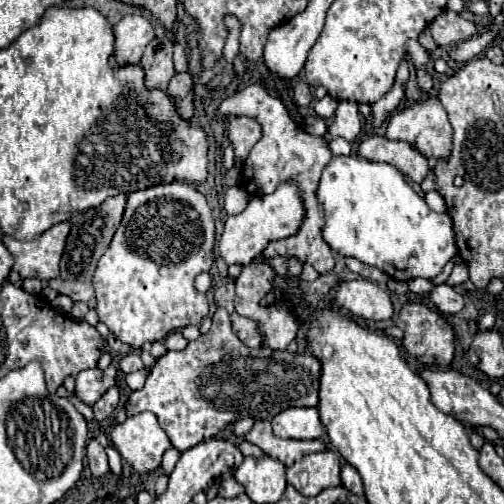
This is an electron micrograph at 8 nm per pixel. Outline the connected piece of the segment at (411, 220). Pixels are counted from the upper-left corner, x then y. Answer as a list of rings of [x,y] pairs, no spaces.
[[[335,156],[323,168],[315,194],[325,214],[321,234],[323,240],[331,246],[331,250],[345,258],[353,256],[369,266],[377,266],[395,280],[407,282],[417,276],[433,278],[457,254],[451,216],[447,212],[433,212],[425,204],[425,200],[405,182],[405,176],[391,164],[369,162],[359,156]]]

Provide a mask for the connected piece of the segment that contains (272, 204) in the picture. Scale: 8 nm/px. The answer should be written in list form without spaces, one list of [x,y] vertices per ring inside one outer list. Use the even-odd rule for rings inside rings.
[[[293,182],[281,184],[273,194],[253,196],[241,214],[227,218],[223,234],[219,238],[219,254],[227,264],[245,266],[253,258],[257,258],[263,252],[265,244],[269,244],[271,240],[293,236],[293,232],[297,232],[297,228],[301,226],[303,216],[305,216],[303,204],[301,204],[297,186]]]

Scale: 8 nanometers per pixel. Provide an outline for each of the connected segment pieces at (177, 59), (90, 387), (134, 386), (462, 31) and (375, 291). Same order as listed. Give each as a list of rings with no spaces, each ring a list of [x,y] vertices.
[[[176,43],[174,47],[173,62],[177,73],[187,71],[188,60],[186,57],[185,49],[178,43]]]
[[[112,364],[105,370],[91,368],[79,372],[75,376],[75,396],[83,400],[87,406],[93,406],[107,392],[107,388],[115,386],[115,380],[117,380],[117,368]]]
[[[145,370],[127,374],[127,376],[125,376],[125,382],[127,382],[127,386],[129,386],[131,390],[139,390],[139,388],[143,388],[143,384],[145,384]]]
[[[445,10],[429,28],[439,46],[463,42],[473,34],[477,34],[477,26],[473,22],[461,18],[457,12],[451,12],[451,10]]]
[[[355,278],[337,284],[335,302],[355,316],[367,320],[387,320],[393,316],[393,304],[385,288],[377,282]]]

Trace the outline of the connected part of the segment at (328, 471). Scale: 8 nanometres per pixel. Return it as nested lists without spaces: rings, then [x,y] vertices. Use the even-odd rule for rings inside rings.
[[[333,450],[315,452],[287,468],[287,482],[303,496],[317,496],[321,490],[341,484],[339,470],[341,462]]]

